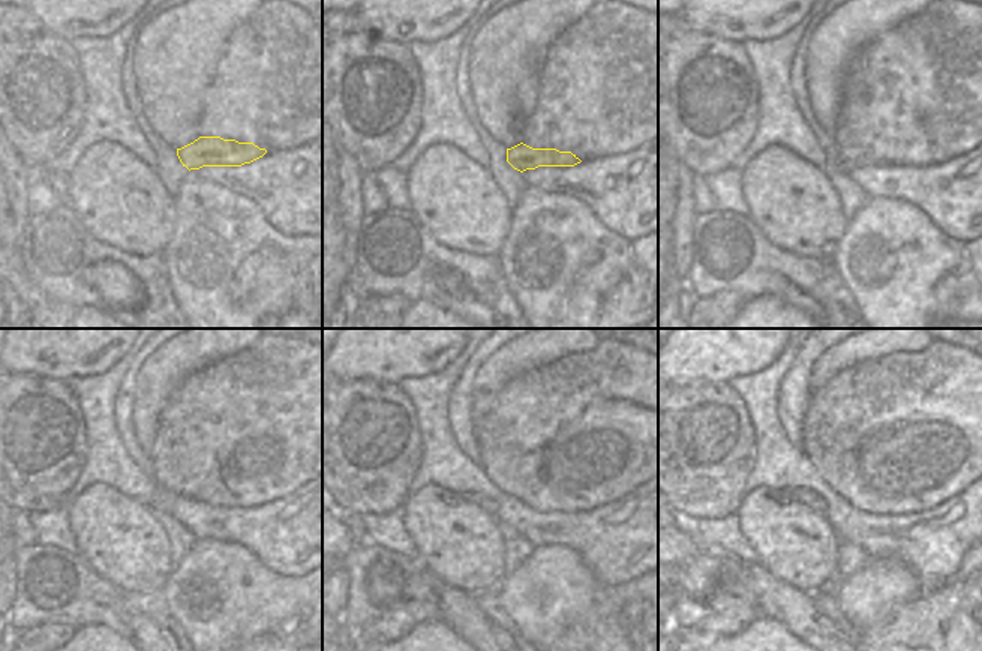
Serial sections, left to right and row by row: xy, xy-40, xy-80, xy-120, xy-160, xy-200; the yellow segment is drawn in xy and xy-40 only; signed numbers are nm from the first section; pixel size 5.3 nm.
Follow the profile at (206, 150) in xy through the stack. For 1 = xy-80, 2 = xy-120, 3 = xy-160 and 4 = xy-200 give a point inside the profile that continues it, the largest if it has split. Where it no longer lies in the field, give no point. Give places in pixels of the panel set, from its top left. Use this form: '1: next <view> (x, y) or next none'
1: next xy-80 (849, 159)
2: next xy-120 (162, 500)
3: next xy-160 (480, 500)
4: next xy-200 (801, 495)

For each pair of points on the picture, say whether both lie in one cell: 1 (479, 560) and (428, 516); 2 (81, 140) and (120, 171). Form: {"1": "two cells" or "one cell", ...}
{"1": "one cell", "2": "two cells"}

